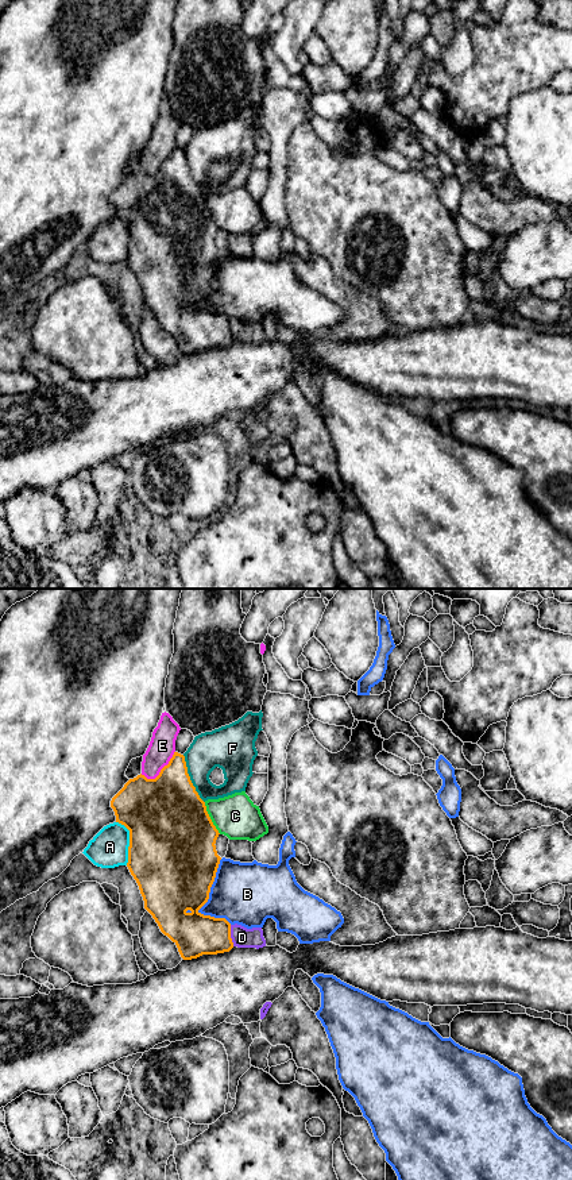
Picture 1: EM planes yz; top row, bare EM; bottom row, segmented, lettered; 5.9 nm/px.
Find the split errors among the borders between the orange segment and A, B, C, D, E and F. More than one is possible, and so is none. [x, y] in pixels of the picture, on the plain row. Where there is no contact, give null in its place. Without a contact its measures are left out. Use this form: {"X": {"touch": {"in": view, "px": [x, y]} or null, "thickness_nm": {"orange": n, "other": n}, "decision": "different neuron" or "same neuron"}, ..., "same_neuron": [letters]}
{"A": {"touch": {"in": "yz", "px": [130, 236]}, "thickness_nm": {"orange": 500, "other": 220}, "decision": "different neuron"}, "B": {"touch": {"in": "yz", "px": [207, 296]}, "thickness_nm": {"orange": 460, "other": 380}, "decision": "different neuron"}, "C": {"touch": {"in": "yz", "px": [209, 213]}, "thickness_nm": {"orange": 500, "other": 260}, "decision": "different neuron"}, "D": {"touch": {"in": "yz", "px": [230, 331]}, "thickness_nm": {"orange": 260, "other": 130}, "decision": "different neuron"}, "E": {"touch": {"in": "yz", "px": [161, 166]}, "thickness_nm": {"orange": 440, "other": 160}, "decision": "different neuron"}, "F": {"touch": {"in": "yz", "px": [189, 174]}, "thickness_nm": {"orange": 460, "other": 220}, "decision": "different neuron"}, "same_neuron": []}

